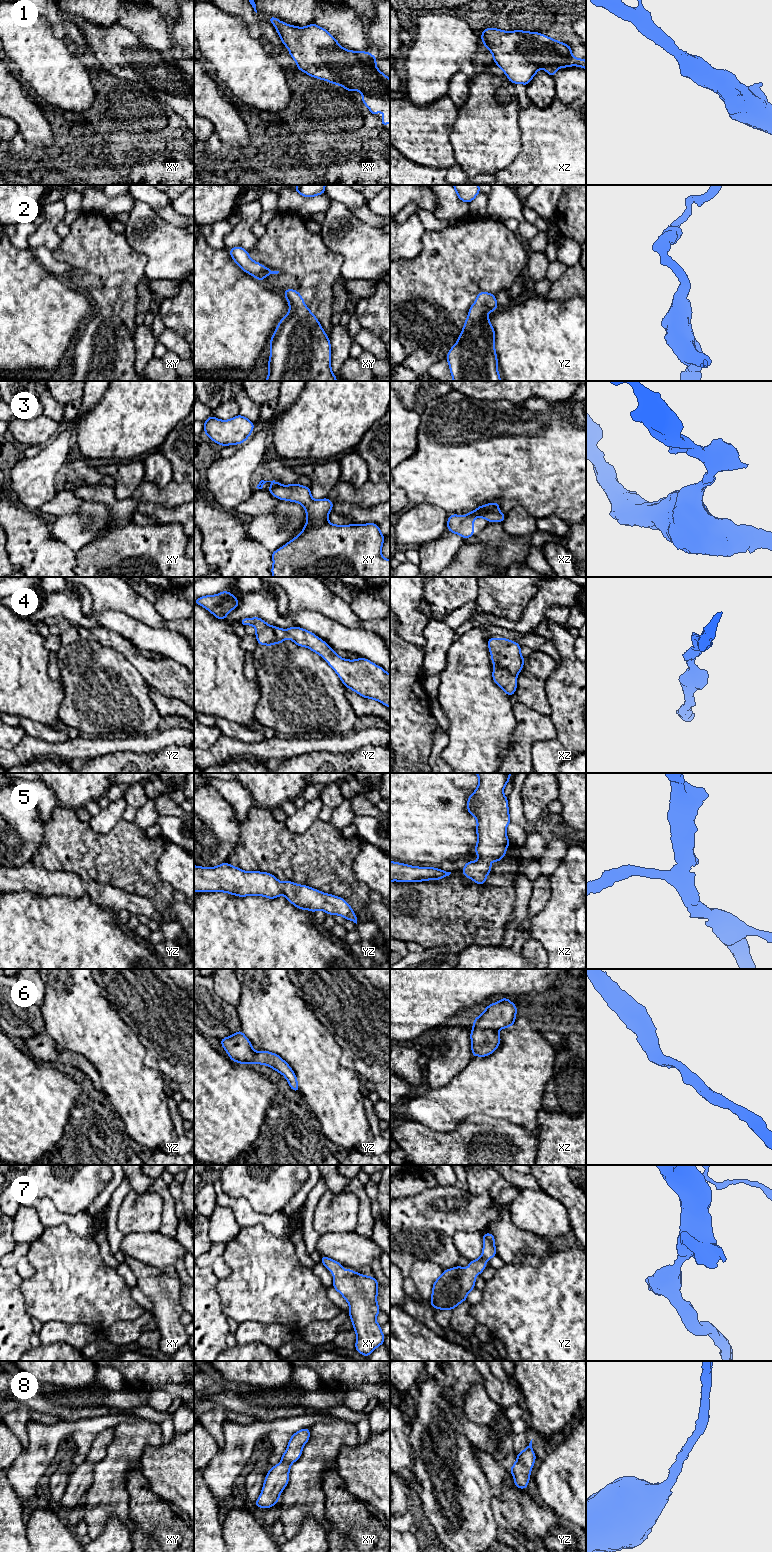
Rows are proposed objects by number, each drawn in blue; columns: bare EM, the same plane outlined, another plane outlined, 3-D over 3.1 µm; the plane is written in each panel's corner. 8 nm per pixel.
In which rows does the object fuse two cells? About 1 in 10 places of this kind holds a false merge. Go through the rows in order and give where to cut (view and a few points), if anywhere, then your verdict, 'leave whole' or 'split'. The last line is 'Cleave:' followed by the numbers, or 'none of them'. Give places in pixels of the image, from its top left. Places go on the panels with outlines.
1: cut none; leave whole
2: cut none; leave whole
3: cut none; leave whole
4: cut none; leave whole
5: cut none; leave whole
6: cut none; leave whole
7: cut none; leave whole
8: cut none; leave whole
Cleave: none of them

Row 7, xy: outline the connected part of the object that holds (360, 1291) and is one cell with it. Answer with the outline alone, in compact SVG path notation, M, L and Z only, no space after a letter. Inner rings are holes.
M321 1256L321 1263L333 1274L333 1288L338 1291L349 1304L349 1317L357 1335L355 1349L363 1356L369 1356L377 1347L384 1344L385 1336L376 1317L381 1311L377 1303L378 1282L372 1276L365 1276L353 1270L343 1269L343 1265L326 1256Z

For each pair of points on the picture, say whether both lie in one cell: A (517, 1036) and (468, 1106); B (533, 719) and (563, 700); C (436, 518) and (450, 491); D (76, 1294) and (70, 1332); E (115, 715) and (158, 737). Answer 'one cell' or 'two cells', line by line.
A: one cell
B: two cells
C: two cells
D: two cells
E: two cells

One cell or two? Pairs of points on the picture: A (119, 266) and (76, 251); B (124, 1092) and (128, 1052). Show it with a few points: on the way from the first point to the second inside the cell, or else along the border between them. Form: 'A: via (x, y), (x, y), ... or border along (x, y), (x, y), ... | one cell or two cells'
A: via (108, 260), (99, 251), (87, 251) | one cell
B: via (124, 1082), (124, 1062) | one cell

